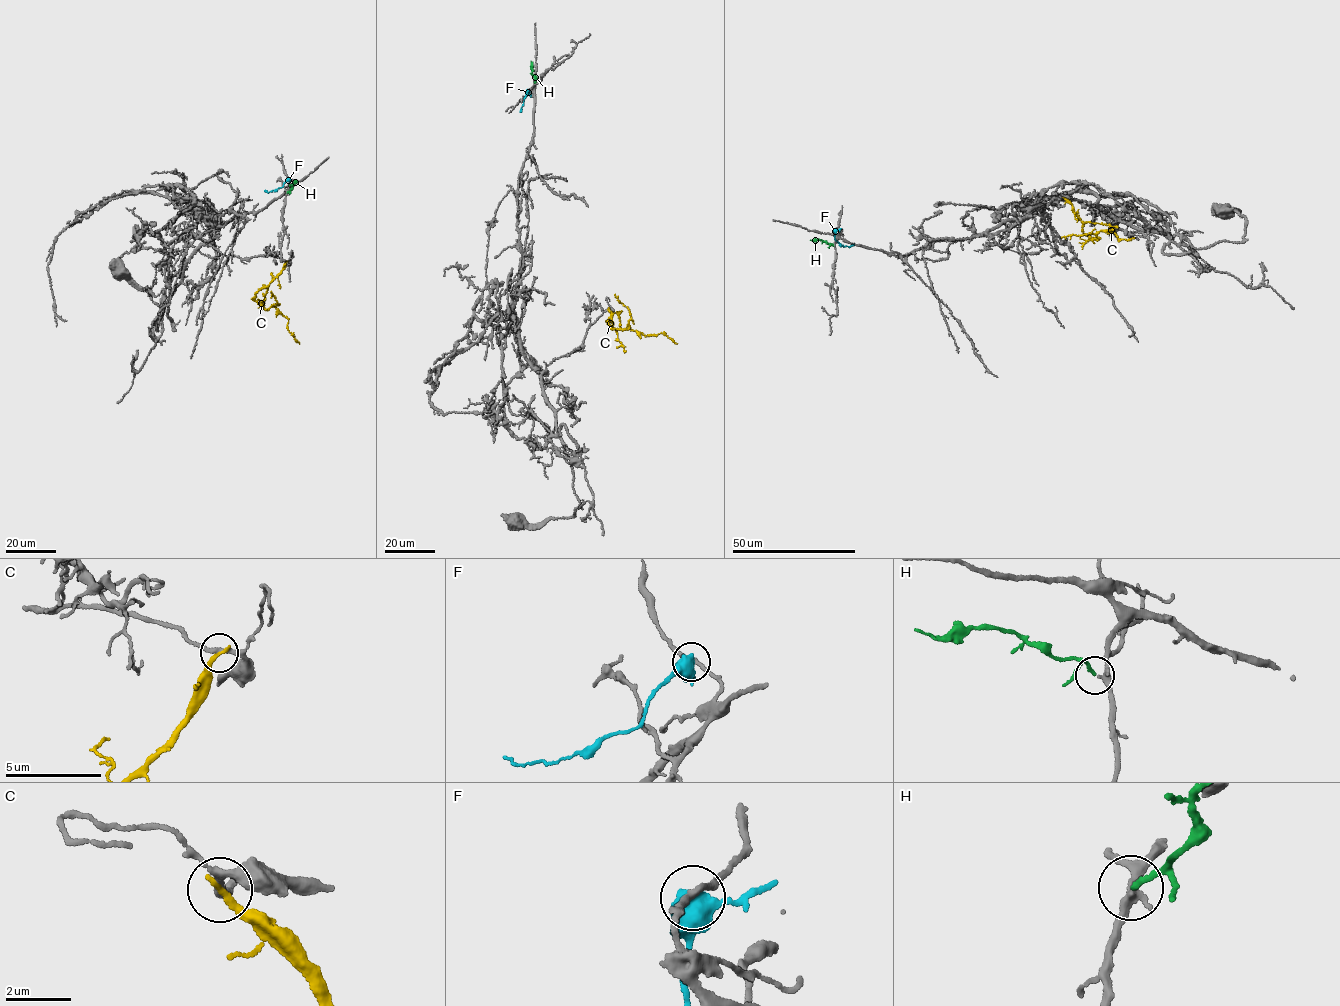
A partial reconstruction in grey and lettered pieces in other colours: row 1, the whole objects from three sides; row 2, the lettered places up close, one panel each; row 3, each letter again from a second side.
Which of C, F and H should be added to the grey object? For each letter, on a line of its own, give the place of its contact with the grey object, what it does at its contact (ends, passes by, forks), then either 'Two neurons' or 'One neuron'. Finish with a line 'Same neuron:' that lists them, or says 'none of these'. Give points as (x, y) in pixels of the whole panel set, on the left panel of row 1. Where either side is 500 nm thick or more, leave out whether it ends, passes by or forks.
C: Touches grey at (286, 261). It ends there. Two neurons
F: Touches grey at (289, 178). Two neurons
H: Touches grey at (287, 192). It ends there. One neuron
Same neuron: H

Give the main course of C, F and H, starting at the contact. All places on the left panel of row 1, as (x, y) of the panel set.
C: (286, 261), (281, 272), (254, 296), (265, 309), (276, 307), (286, 317), (287, 329), (299, 343)
F: (289, 178), (282, 187), (265, 191)
H: (287, 192), (296, 180)

